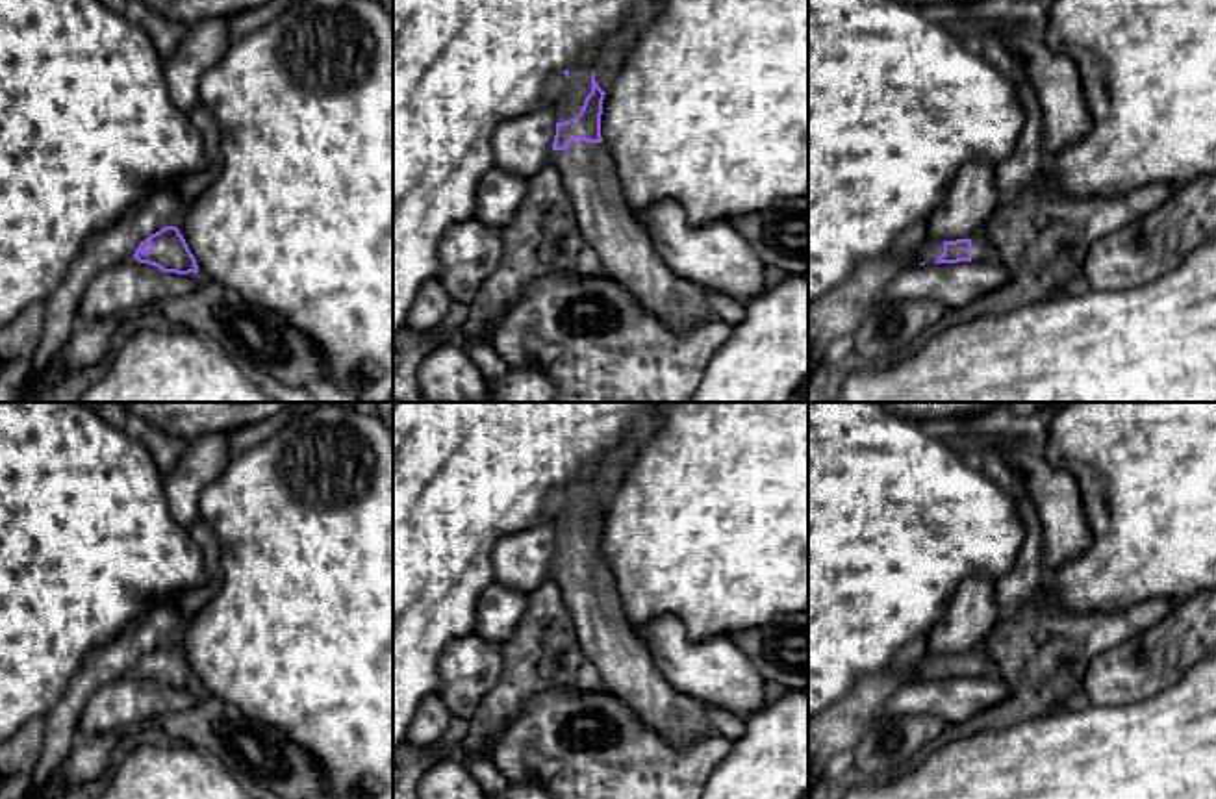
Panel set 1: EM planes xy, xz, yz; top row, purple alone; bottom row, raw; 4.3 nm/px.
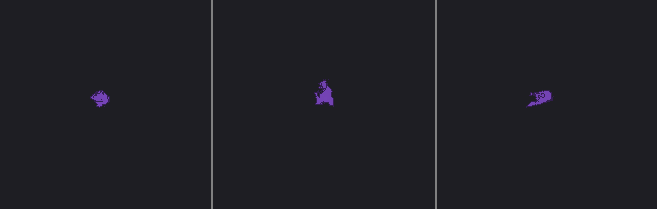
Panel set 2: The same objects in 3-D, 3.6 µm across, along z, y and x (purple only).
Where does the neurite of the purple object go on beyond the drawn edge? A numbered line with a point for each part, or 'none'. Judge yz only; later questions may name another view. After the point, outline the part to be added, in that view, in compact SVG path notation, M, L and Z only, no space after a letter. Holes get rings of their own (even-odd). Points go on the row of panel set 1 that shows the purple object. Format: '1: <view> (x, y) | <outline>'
1: yz (981, 249) | M988 234L971 235L971 261L995 260L995 248L992 247Z
2: yz (838, 314) | M929 237L910 263L884 252L860 261L845 282L814 300L808 306L808 382L821 369L829 345L856 332L866 311L903 269L923 261L934 263L942 254L944 243Z

